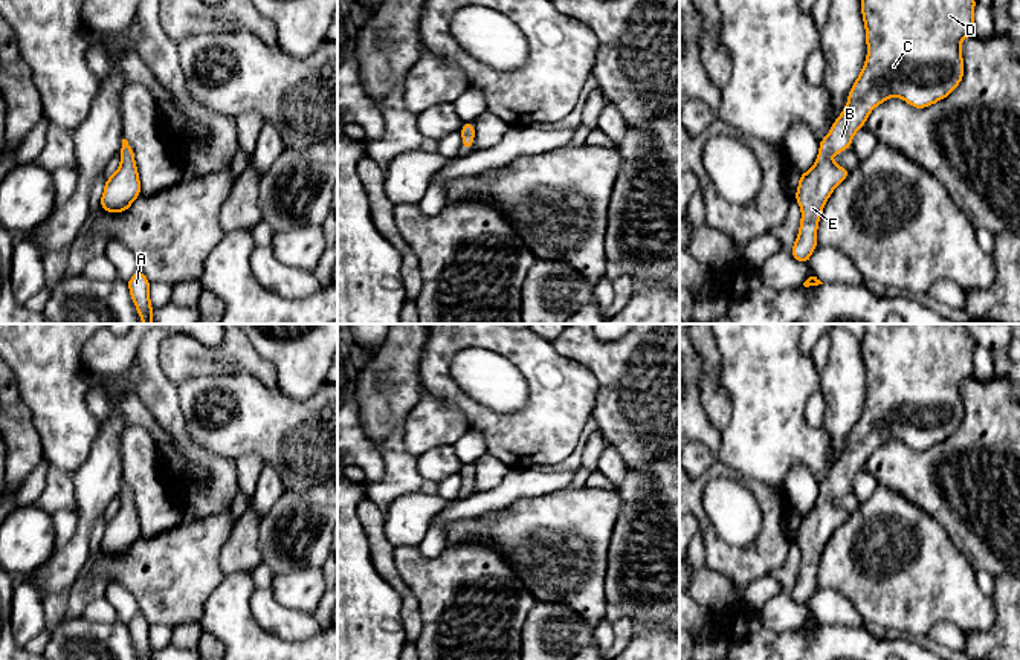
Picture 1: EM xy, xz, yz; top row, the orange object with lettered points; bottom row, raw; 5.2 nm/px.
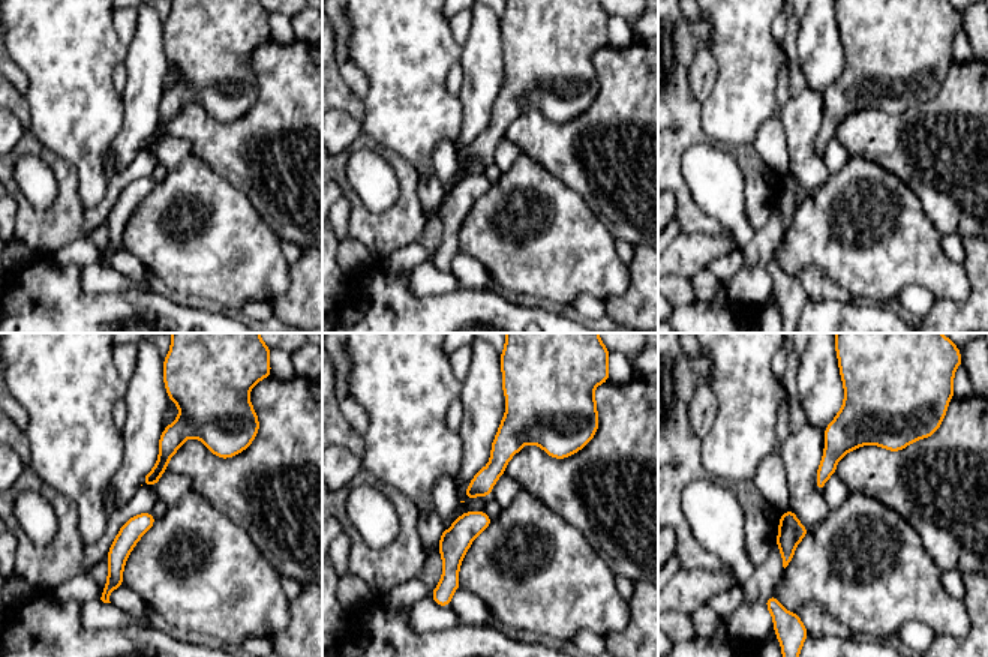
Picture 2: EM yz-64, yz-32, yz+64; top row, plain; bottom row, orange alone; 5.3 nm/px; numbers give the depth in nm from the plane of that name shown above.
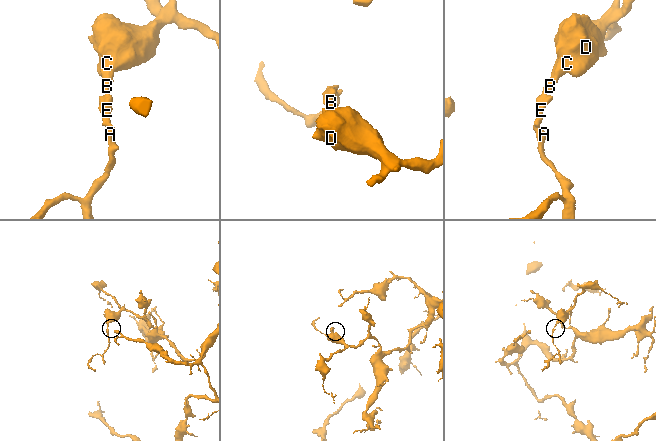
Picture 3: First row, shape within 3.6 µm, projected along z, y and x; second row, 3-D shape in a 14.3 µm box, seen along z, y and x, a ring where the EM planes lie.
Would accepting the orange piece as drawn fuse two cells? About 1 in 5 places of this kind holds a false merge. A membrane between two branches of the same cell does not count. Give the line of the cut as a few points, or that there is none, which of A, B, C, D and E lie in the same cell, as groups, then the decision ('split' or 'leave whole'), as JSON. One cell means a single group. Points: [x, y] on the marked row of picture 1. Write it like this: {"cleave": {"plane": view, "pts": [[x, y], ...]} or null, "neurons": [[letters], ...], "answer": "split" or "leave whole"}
{"cleave": null, "neurons": [["A", "B", "C", "D", "E"]], "answer": "leave whole"}

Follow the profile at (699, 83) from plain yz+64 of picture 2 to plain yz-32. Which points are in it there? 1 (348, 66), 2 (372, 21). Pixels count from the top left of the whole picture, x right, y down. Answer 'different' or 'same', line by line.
1: same
2: different

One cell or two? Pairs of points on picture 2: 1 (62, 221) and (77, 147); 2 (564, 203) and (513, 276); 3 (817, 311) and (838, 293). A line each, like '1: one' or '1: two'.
1: two
2: one
3: two

